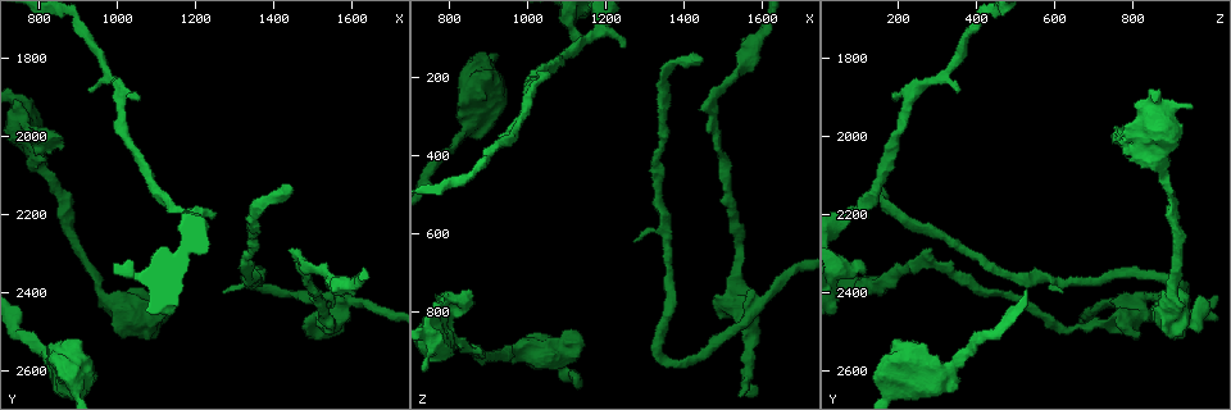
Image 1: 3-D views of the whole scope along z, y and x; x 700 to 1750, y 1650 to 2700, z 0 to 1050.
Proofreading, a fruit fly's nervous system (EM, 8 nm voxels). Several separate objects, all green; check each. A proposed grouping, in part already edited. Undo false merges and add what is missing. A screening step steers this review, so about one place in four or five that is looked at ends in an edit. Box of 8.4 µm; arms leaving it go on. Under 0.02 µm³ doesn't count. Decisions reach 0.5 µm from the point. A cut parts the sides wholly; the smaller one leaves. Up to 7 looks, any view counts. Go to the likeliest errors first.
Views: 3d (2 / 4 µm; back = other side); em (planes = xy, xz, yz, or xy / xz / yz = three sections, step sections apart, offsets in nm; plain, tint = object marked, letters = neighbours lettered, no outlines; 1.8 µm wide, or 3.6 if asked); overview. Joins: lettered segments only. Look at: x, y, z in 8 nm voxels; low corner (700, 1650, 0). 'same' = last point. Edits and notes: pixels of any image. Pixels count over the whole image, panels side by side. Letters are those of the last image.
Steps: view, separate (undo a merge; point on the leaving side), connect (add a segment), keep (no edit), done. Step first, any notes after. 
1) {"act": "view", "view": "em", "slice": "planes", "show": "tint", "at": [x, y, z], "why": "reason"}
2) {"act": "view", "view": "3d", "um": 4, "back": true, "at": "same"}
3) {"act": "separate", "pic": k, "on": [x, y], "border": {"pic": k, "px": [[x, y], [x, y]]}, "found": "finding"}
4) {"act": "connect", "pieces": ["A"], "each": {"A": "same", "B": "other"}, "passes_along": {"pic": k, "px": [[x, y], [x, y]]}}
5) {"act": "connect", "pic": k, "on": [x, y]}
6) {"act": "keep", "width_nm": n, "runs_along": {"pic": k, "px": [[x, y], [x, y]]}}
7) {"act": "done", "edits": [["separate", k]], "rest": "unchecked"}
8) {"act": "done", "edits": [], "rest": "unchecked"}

{"act": "view", "view": "3d", "um": 2, "at": [860, 2000, 750], "why": "branch stops here"}

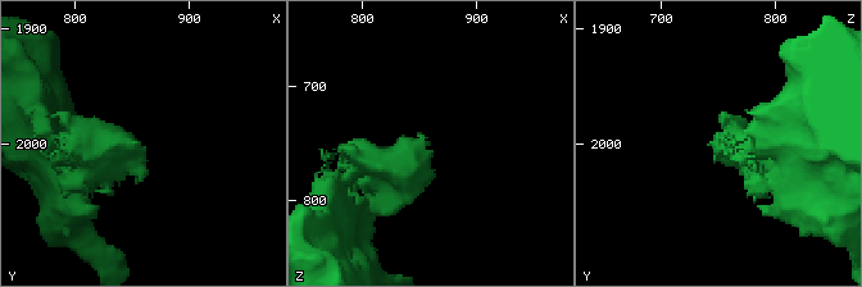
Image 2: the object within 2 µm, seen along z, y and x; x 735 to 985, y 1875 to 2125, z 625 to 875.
{"act": "view", "view": "em", "slice": "xy", "step": 16, "show": "letters", "at": [858, 2004, 748]}

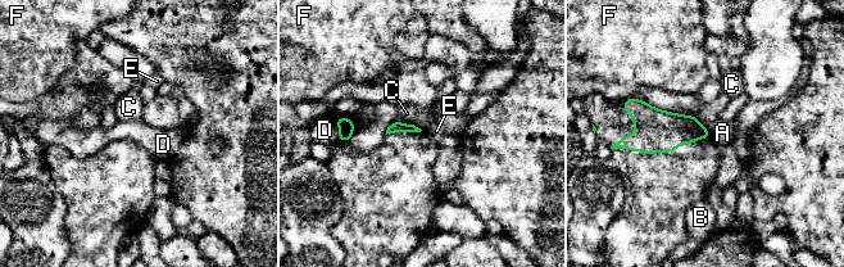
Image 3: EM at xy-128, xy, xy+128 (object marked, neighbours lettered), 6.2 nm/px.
{"act": "view", "view": "em", "slice": "xz", "step": 8, "show": "letters", "at": "same"}

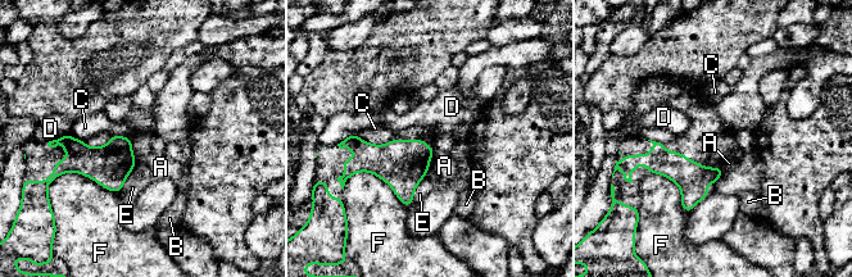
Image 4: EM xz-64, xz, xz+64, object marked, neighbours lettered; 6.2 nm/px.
{"act": "keep", "longest_contact_nm": ["F", 420], "each": {"A": "other", "B": "other", "C": "other", "D": "other", "E": "other", "F": "other"}, "found": "no lettered segment goes on from it"}

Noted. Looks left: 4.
{"act": "view", "view": "3d", "um": 4, "at": [1555, 2470, 800], "why": "four-way junction"}

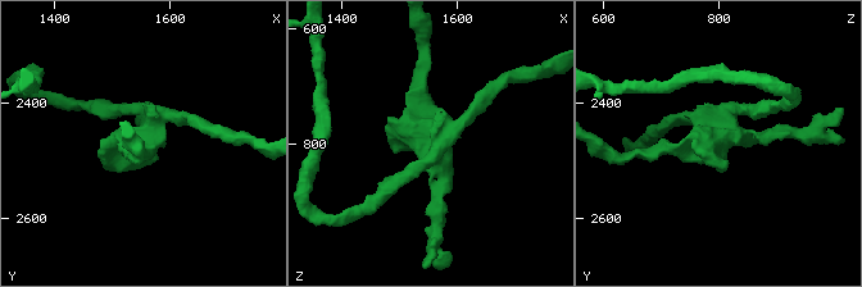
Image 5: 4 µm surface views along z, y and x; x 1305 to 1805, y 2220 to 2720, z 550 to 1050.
{"act": "view", "view": "em", "slice": "planes", "show": "letters", "at": [1555, 2460, 800], "why": "need the tissue"}

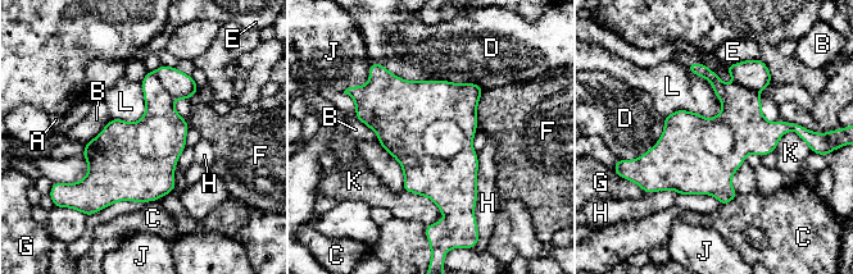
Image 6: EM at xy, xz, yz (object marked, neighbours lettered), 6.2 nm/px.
{"act": "separate", "pic": 6, "on": [178, 85], "width_nm": 480, "each": {"A": "other", "B": "other", "C": "other", "D": "other", "E": "other", "F": "other", "G": "other", "H": "other", "J": "other", "K": "other", "L": "other"}, "border": {"pic": 6, "px": [[152, 72], [175, 97]]}, "found": "two neurons meet here"}

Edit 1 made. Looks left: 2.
{"act": "done", "edits": [["separate", 6]], "rest": "unchecked"}

